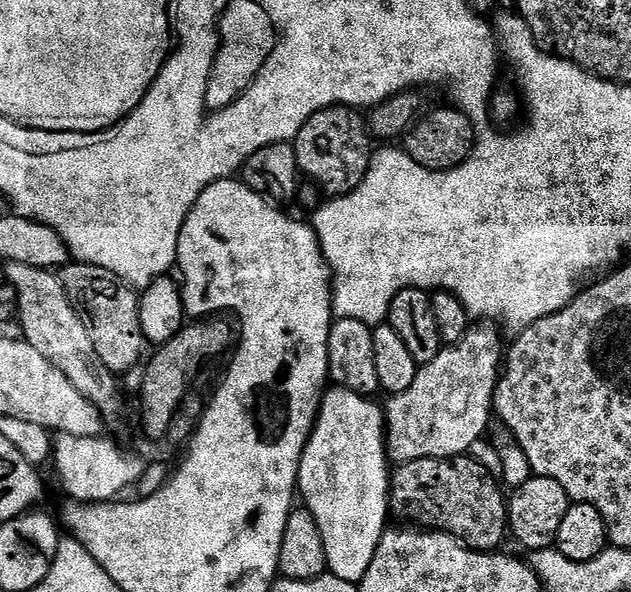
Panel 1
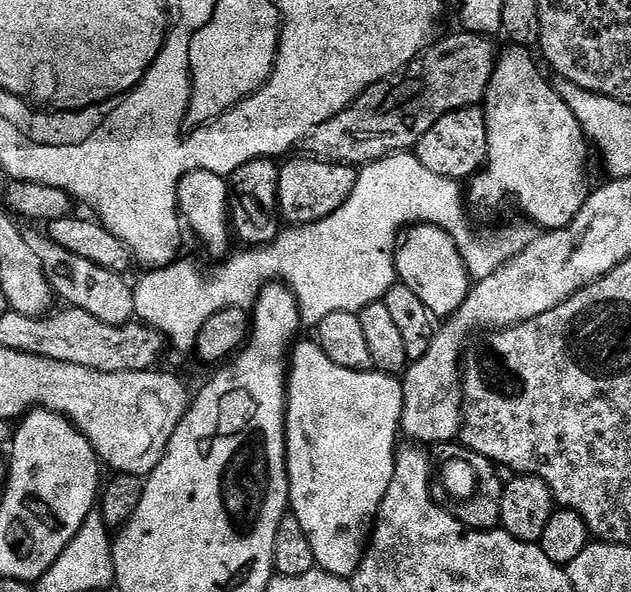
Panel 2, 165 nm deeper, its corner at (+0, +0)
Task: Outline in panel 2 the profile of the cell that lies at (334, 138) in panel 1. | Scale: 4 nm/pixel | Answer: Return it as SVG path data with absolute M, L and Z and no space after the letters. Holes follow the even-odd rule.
M307 158L308 160L288 160L279 165L280 177L278 178L278 205L279 215L285 225L313 224L322 218L330 218L344 202L350 198L355 188L357 169L351 164L331 164L325 160Z

